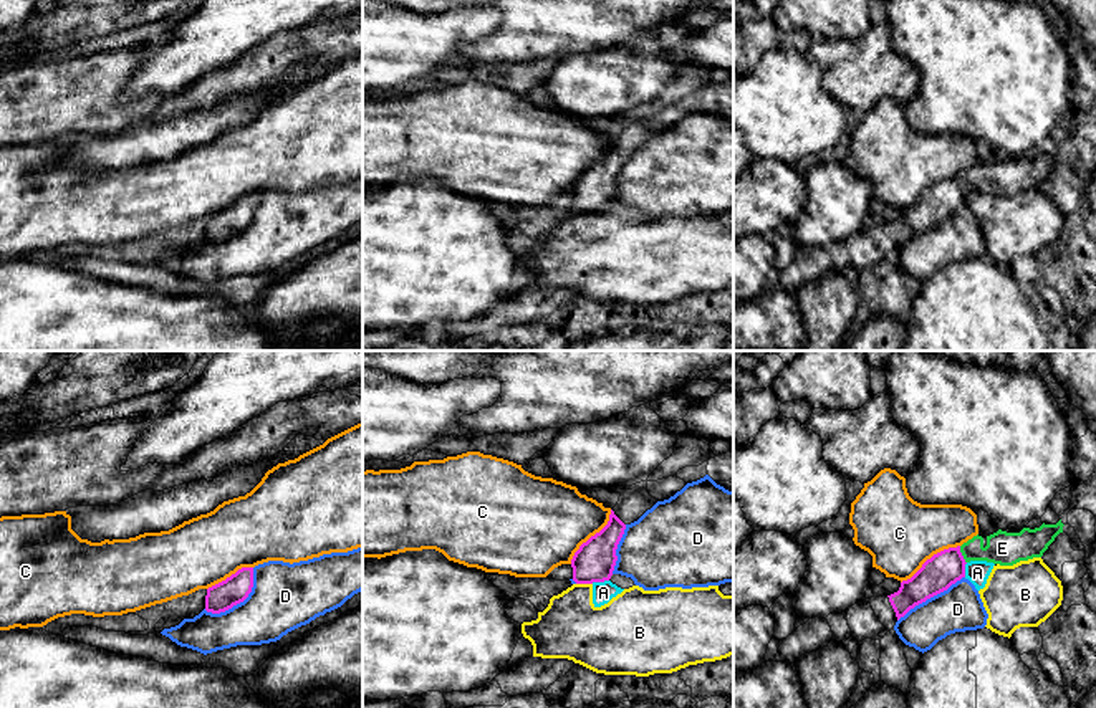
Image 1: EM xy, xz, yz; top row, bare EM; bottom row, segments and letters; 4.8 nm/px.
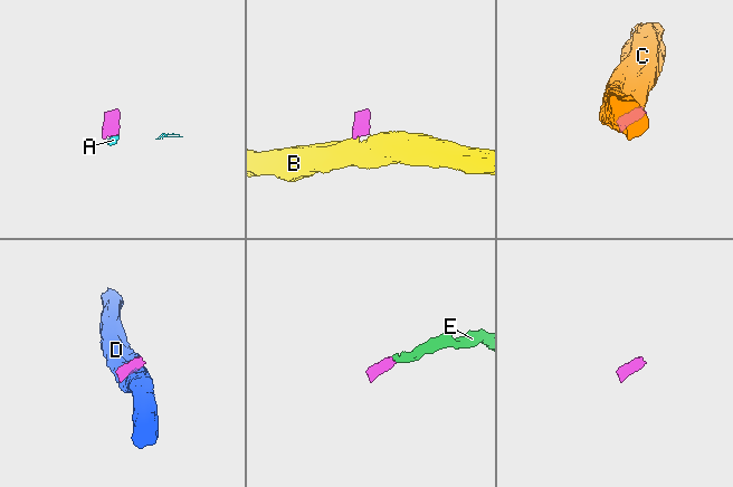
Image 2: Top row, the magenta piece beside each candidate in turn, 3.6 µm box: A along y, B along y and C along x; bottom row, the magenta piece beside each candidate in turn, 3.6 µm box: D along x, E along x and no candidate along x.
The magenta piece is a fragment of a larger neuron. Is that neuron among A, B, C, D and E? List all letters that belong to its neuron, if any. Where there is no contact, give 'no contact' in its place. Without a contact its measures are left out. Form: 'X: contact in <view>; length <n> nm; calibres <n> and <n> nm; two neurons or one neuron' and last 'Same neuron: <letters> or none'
A: contact in xz; length 90 nm; calibres 200 and 100 nm; two neurons
B: contact in xz; length 80 nm; calibres 200 and 300 nm; two neurons
C: contact in yz; length 340 nm; calibres 170 and 360 nm; two neurons
D: contact in xy; length 320 nm; calibres 140 and 320 nm; two neurons
E: contact in yz; length 90 nm; calibres 170 and 160 nm; one neuron
Same neuron: E

